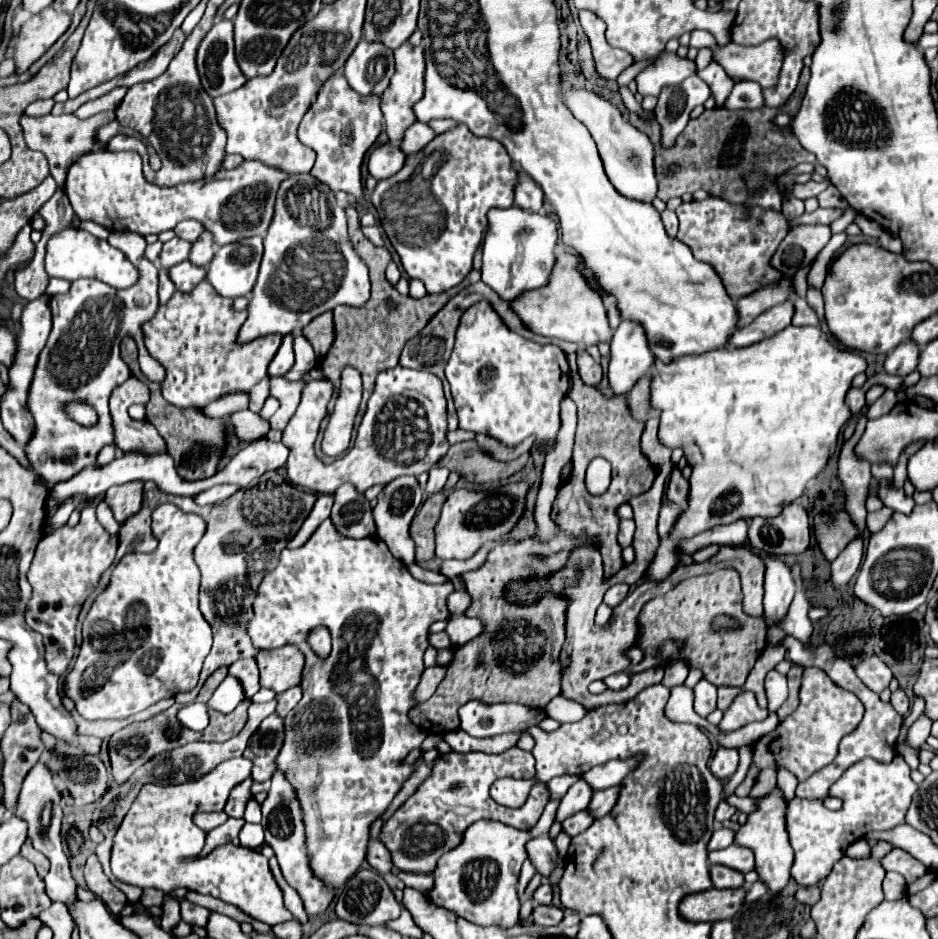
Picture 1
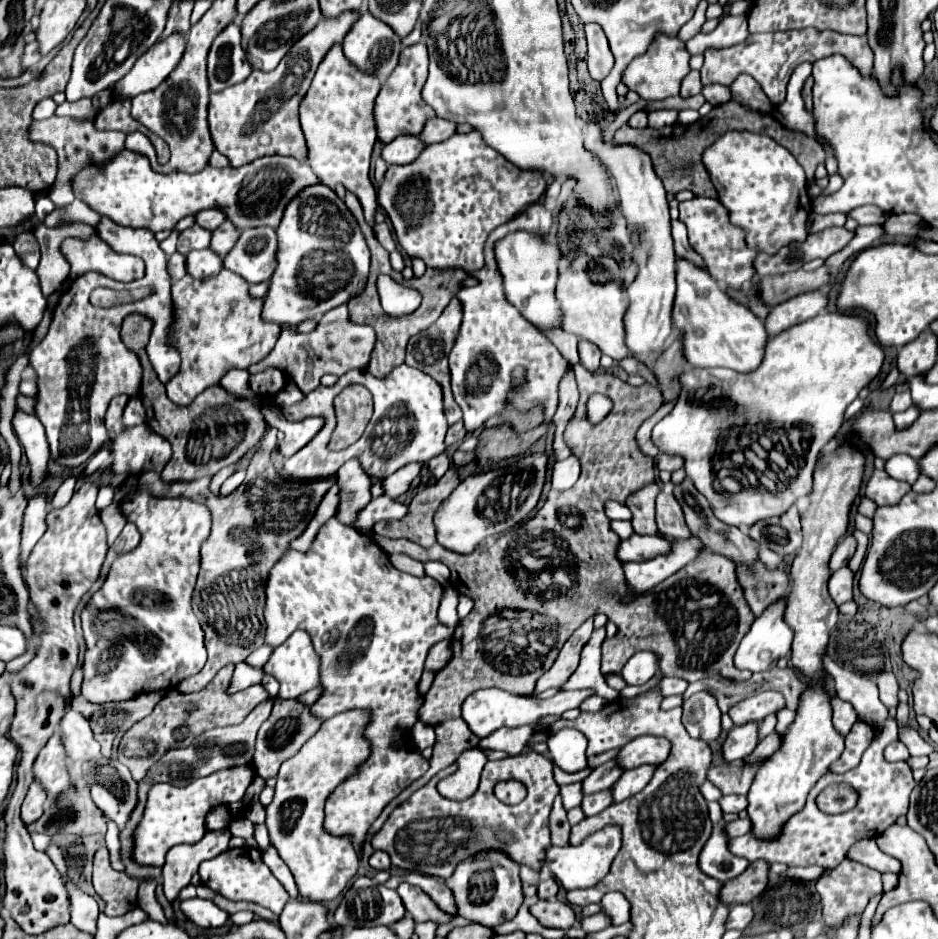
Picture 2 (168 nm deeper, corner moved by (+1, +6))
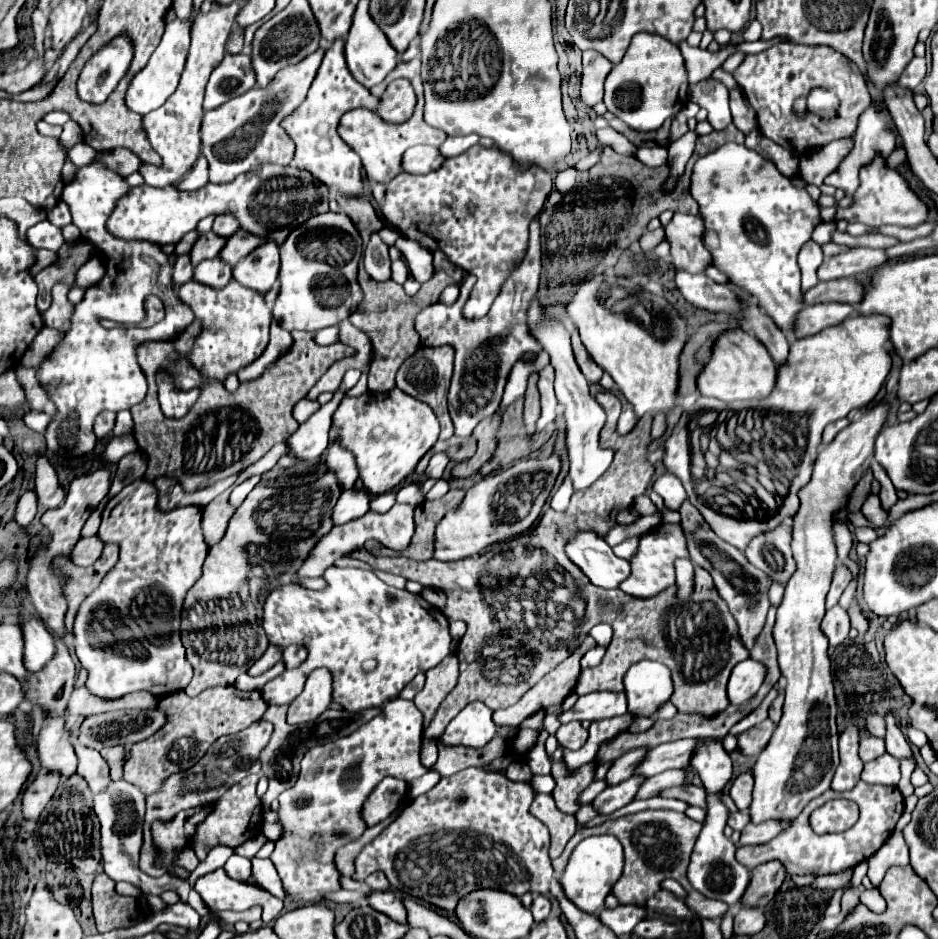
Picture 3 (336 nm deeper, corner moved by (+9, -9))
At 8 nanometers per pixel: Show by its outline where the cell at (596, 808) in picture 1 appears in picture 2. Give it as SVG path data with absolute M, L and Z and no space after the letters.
M642 765L642 767L636 767L636 769L624 771L622 777L610 787L614 803L620 803L620 801L636 795L638 791L642 791L644 785L650 781L652 773L654 773L652 765Z

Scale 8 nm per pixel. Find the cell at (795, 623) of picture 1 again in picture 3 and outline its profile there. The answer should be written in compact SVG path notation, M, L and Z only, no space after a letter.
M868 714L868 718L866 718L866 728L868 728L868 732L872 734L872 736L878 736L878 738L884 738L886 734L886 722L884 722L884 718L882 716L878 716L878 714Z

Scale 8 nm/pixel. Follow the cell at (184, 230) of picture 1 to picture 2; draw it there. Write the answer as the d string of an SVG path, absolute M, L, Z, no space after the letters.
M206 209L206 211L200 211L194 215L196 217L196 225L204 227L204 229L216 229L224 219L226 215L220 211L220 209Z

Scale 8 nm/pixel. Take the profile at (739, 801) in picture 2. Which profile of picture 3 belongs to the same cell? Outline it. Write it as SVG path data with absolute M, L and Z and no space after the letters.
M734 812L734 814L730 814L728 826L730 826L732 830L742 832L742 830L744 830L744 826L746 826L748 822L750 822L750 814L748 814L748 812Z

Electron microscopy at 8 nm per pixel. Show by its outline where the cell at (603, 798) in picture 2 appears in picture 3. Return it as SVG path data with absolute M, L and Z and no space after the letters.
M632 776L630 780L624 780L622 784L616 786L608 786L602 794L596 796L596 800L592 802L600 814L612 814L614 810L630 804L636 796L636 792L640 790L640 786L644 784L646 776Z

